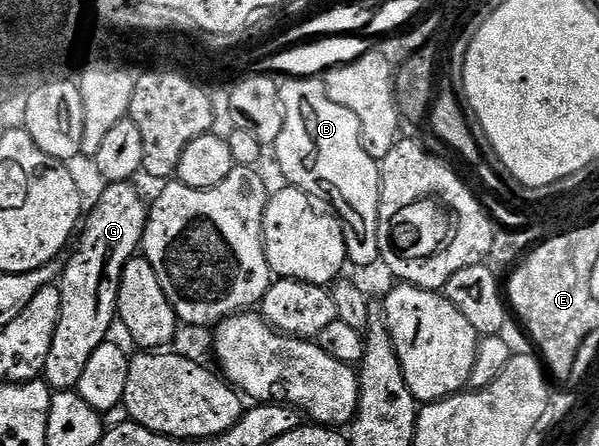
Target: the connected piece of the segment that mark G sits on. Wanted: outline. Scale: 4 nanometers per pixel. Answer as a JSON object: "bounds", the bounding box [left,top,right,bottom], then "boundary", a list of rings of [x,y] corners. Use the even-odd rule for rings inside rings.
{"bounds":[43,182,149,392],"boundary":[[[132,182],[111,183],[97,199],[93,212],[88,212],[83,230],[76,240],[77,249],[59,275],[61,289],[61,312],[55,337],[51,341],[51,353],[43,378],[54,392],[72,391],[91,353],[110,338],[109,330],[117,319],[117,298],[123,269],[127,261],[138,254],[145,238],[145,223],[149,219],[147,203],[141,200]],[[89,219],[89,221],[88,221]],[[85,227],[85,232],[84,231]]]}

